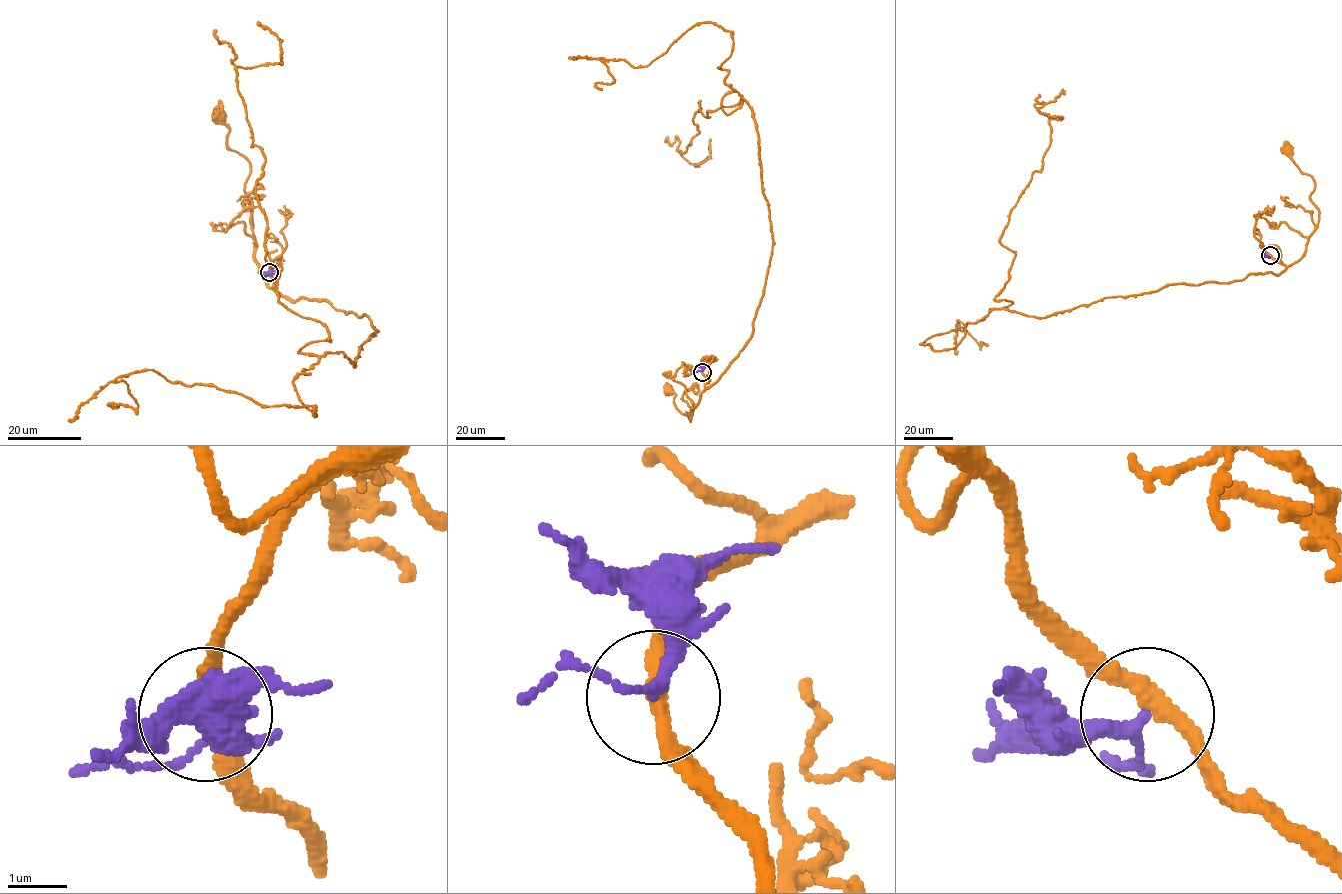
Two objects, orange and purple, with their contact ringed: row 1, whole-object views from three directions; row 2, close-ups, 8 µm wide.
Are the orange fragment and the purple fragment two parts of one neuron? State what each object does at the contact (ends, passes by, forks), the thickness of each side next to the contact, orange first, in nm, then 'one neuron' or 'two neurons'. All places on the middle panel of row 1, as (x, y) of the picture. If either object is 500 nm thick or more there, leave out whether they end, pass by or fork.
orange passes by; purple passes by; calibres 280 and 170 nm; two neurons

